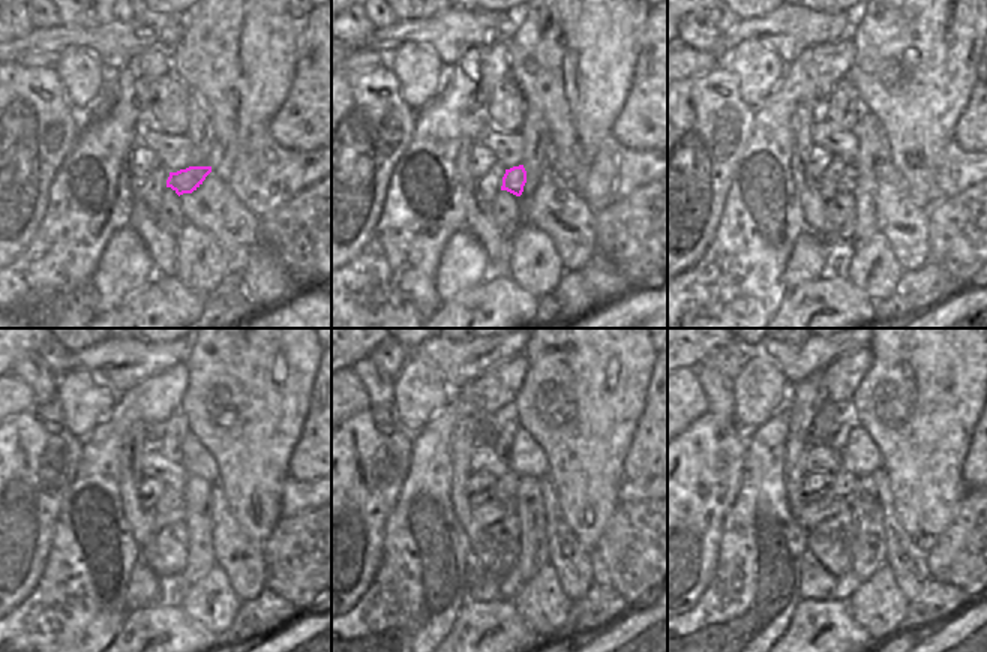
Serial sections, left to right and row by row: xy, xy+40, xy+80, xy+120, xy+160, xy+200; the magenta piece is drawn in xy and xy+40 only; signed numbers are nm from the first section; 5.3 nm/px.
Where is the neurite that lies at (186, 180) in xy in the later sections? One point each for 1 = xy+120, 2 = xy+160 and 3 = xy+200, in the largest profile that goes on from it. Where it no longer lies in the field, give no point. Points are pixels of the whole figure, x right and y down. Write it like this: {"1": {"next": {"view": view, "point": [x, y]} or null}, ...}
{"1": {"next": {"view": "xy+120", "point": [176, 514]}}, "2": {"next": {"view": "xy+160", "point": [489, 511]}}, "3": {"next": {"view": "xy+200", "point": [812, 514]}}}

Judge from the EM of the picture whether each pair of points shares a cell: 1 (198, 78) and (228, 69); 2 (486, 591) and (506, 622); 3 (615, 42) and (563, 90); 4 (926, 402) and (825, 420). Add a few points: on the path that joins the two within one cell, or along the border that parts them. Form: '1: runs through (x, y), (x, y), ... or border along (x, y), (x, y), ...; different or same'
1: runs through (206, 72), (221, 71); same
2: border along (498, 597), (494, 600), (467, 601); different
3: runs through (602, 51), (576, 77); same
4: border along (849, 400), (851, 414); different

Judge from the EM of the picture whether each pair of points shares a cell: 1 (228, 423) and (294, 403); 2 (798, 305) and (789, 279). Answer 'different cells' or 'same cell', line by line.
1: same cell
2: different cells

